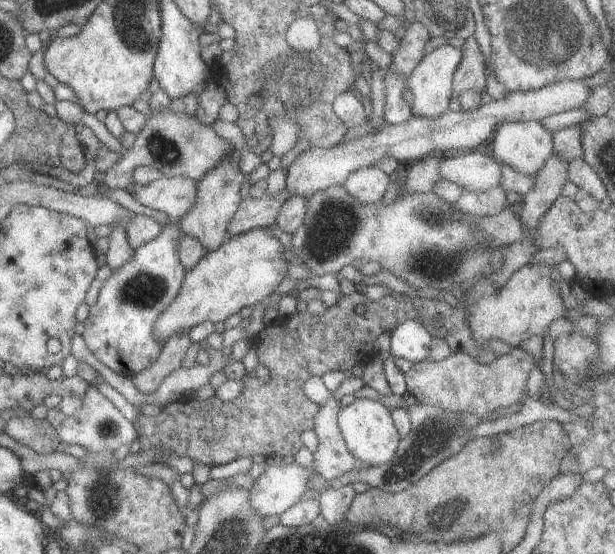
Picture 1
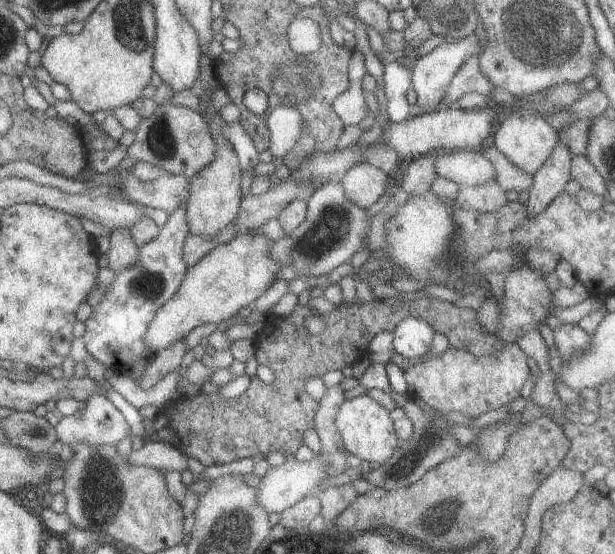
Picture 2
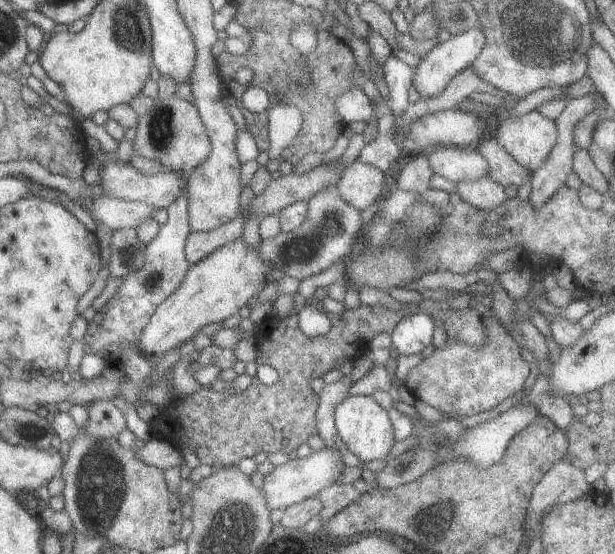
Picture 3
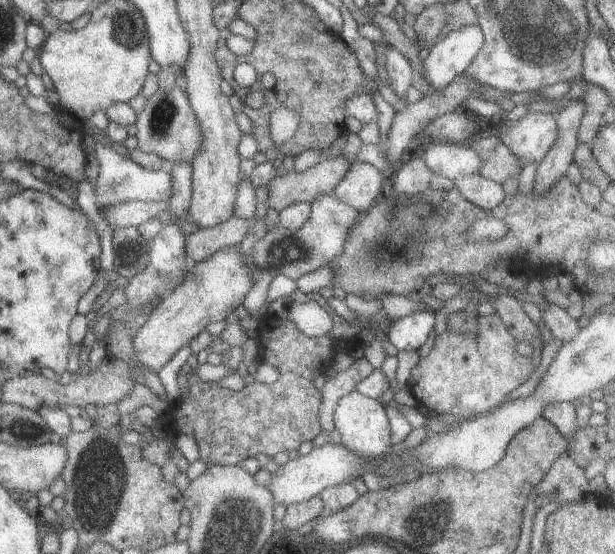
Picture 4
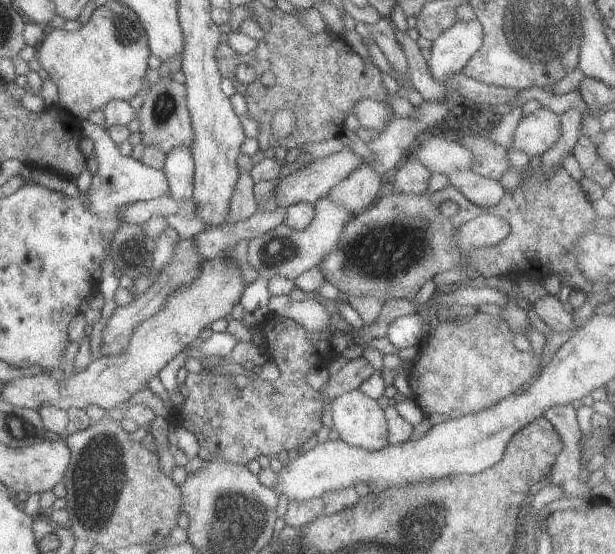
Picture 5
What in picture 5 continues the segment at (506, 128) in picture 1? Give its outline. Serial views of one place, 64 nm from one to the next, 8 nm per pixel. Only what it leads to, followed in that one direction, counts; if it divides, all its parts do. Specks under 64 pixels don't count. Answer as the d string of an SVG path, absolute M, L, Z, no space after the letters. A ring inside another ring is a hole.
M541 106L519 119L510 147L529 157L540 156L559 139L560 133L560 115Z

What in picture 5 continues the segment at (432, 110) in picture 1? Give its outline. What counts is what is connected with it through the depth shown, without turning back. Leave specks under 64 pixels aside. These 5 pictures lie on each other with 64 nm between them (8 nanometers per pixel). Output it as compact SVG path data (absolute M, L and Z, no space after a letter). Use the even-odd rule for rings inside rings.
M473 18L457 20L443 30L432 42L431 55L426 64L434 80L442 83L447 76L461 71L461 68L477 52L483 40L483 26Z

